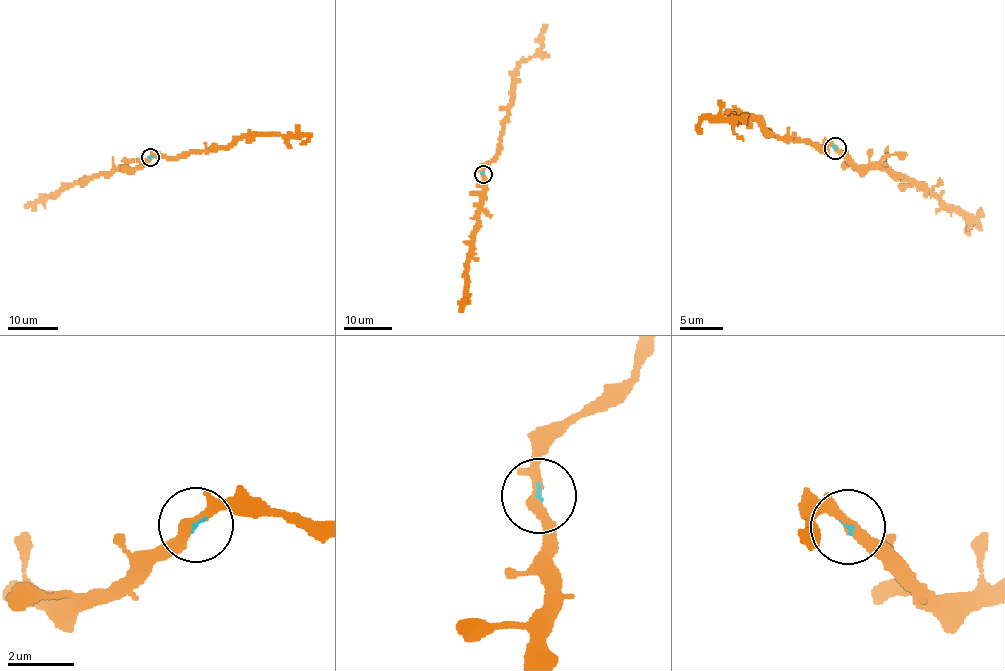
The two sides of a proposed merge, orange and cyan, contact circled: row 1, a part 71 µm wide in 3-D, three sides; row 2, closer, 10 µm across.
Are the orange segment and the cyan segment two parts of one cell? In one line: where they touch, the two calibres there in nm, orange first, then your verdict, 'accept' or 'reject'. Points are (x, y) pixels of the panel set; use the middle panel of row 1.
at (483, 174); 320 nm thick on the orange side, 80 nm on the other; accept

